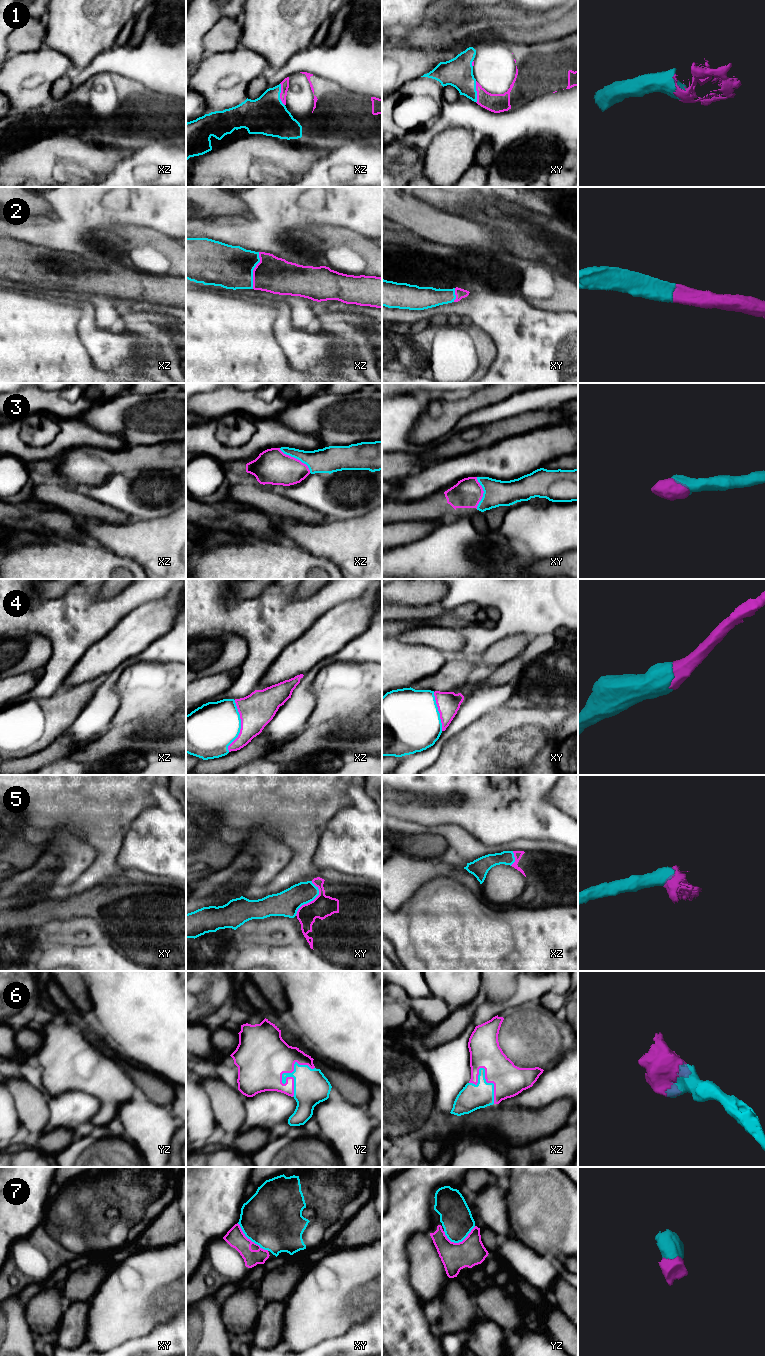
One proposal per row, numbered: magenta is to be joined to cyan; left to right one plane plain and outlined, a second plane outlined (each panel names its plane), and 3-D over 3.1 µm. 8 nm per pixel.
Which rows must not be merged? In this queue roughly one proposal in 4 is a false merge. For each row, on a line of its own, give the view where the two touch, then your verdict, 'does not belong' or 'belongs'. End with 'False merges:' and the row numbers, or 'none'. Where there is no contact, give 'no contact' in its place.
1: xz | belongs
2: xz | belongs
3: xz | belongs
4: xz | belongs
5: xy | belongs
6: yz | belongs
7: xy | belongs
False merges: none

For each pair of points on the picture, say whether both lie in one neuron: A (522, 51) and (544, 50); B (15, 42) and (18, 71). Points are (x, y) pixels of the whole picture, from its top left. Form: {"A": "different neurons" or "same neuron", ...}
{"A": "same neuron", "B": "different neurons"}

